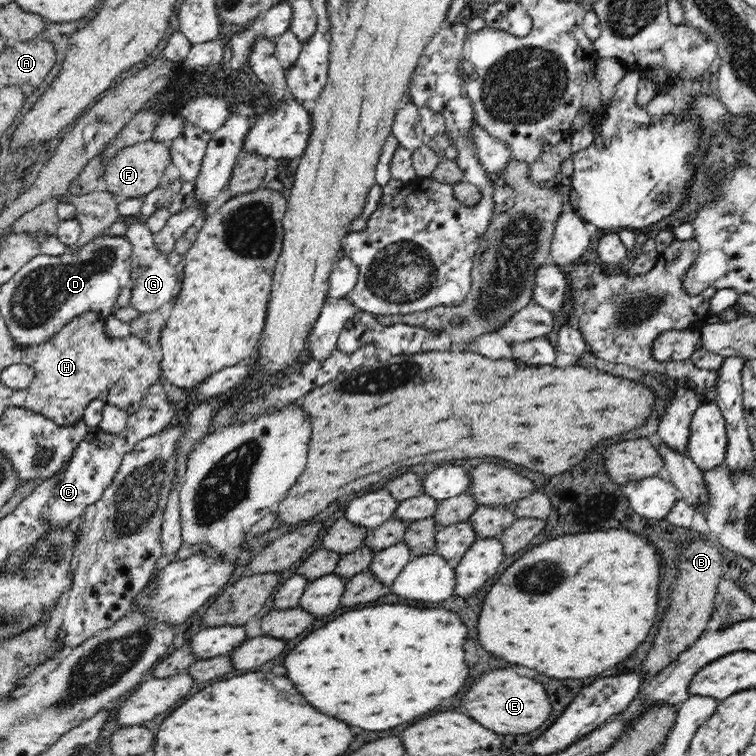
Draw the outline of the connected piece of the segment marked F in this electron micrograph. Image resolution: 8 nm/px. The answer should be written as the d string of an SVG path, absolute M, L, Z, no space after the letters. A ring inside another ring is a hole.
M156 140L136 143L123 148L105 166L101 186L121 199L144 196L160 186L164 171L170 163L170 144Z

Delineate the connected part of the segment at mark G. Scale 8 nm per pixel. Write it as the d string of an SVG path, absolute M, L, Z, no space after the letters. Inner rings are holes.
M130 223L127 228L126 238L132 243L130 256L130 279L132 279L130 307L141 314L148 314L159 309L176 298L180 274L176 267L168 261L168 257L160 252L154 242L153 234L146 223Z

